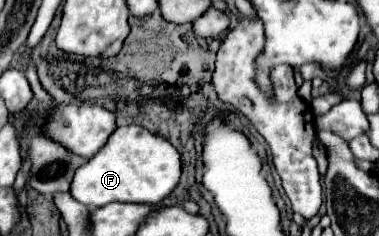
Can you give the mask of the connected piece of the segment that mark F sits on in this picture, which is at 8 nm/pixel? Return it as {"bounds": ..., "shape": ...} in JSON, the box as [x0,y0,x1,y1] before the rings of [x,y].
{"bounds":[70,124,180,208],"shape":[[[130,124],[116,128],[106,146],[76,170],[70,192],[88,208],[110,202],[158,204],[178,186],[180,170],[180,154],[166,138],[150,134],[138,124]]]}

